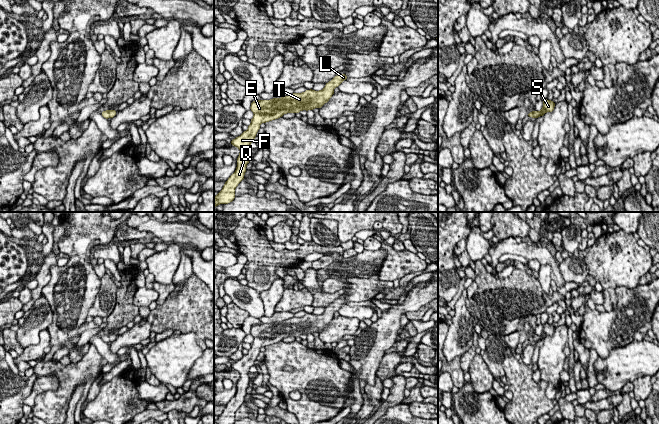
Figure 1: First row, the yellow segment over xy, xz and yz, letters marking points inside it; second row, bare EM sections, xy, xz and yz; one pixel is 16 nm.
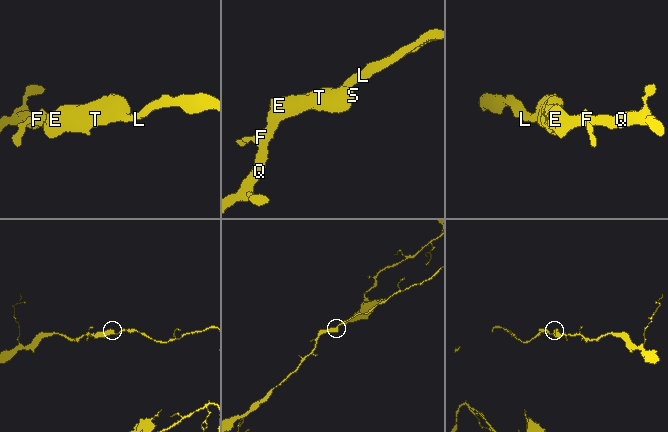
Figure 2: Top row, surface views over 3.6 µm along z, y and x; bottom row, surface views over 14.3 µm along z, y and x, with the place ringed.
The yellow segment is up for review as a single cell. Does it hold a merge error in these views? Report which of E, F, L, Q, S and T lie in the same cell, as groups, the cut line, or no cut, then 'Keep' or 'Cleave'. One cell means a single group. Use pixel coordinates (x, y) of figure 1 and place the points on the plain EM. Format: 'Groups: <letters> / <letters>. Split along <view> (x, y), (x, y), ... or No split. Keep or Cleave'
Groups: E F L Q S T. No split. Keep

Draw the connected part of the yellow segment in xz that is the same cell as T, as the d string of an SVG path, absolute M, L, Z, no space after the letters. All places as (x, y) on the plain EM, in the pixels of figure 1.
M344 297L343 299L335 300L320 315L310 313L303 317L293 317L281 322L252 325L250 333L254 340L251 343L248 354L231 364L231 368L240 373L236 394L225 406L222 414L214 421L214 424L234 424L235 412L244 403L244 398L247 394L250 368L254 366L261 347L278 343L286 337L299 337L302 334L308 335L314 332L321 332L334 318L334 312L347 303Z

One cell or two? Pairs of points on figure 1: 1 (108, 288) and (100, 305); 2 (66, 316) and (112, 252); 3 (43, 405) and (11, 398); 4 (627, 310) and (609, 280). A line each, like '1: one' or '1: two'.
1: one
2: two
3: two
4: two

